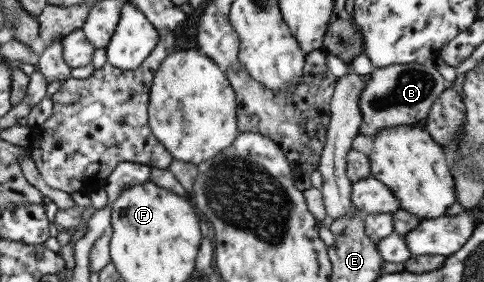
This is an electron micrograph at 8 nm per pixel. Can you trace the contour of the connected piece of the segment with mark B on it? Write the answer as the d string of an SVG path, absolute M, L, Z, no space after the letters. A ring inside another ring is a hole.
M434 57L426 59L422 64L390 64L384 68L374 68L359 97L362 120L358 132L372 137L386 127L422 122L428 109L448 87L448 82L436 71L433 61Z

